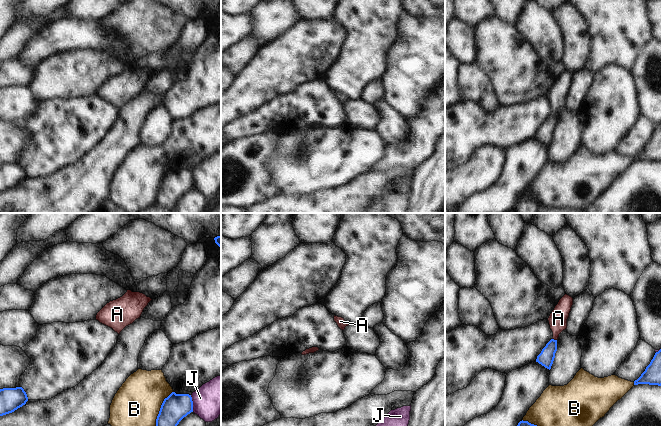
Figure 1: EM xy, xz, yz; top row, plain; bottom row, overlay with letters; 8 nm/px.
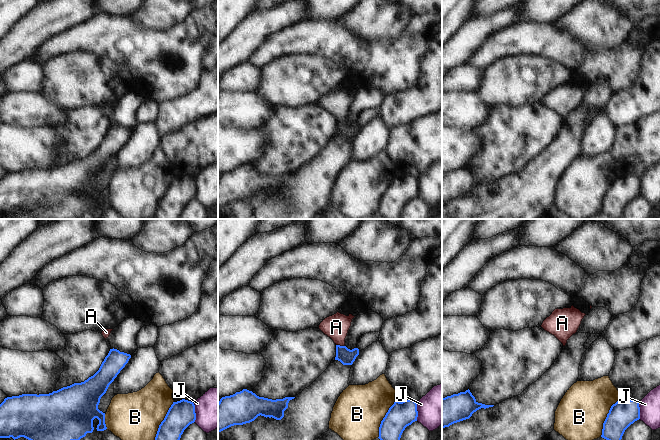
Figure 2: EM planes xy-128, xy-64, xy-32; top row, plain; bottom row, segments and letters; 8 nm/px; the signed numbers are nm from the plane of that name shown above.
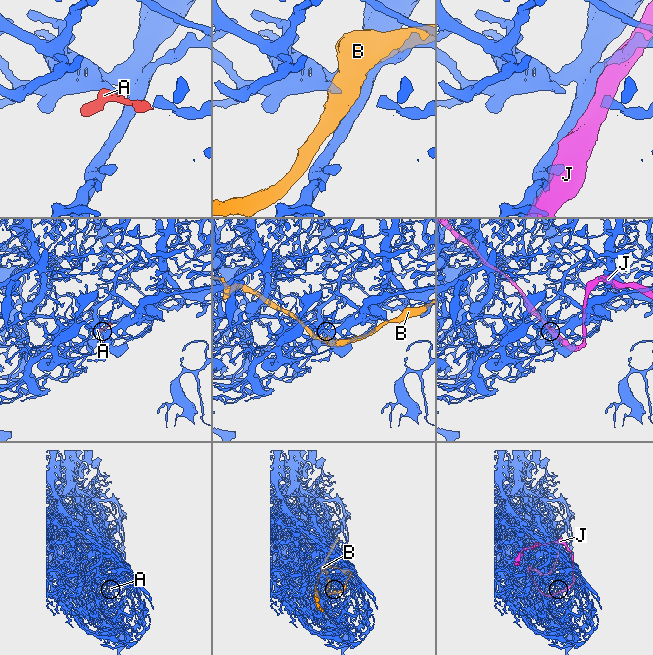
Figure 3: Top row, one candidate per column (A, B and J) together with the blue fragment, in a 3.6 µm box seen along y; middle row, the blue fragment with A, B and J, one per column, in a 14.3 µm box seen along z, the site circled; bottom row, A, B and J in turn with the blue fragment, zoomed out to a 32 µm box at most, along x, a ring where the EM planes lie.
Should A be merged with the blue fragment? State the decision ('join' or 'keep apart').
join

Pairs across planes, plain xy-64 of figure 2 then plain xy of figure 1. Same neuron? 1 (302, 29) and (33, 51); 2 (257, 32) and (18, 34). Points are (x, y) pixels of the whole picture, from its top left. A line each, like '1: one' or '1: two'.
1: one
2: one

